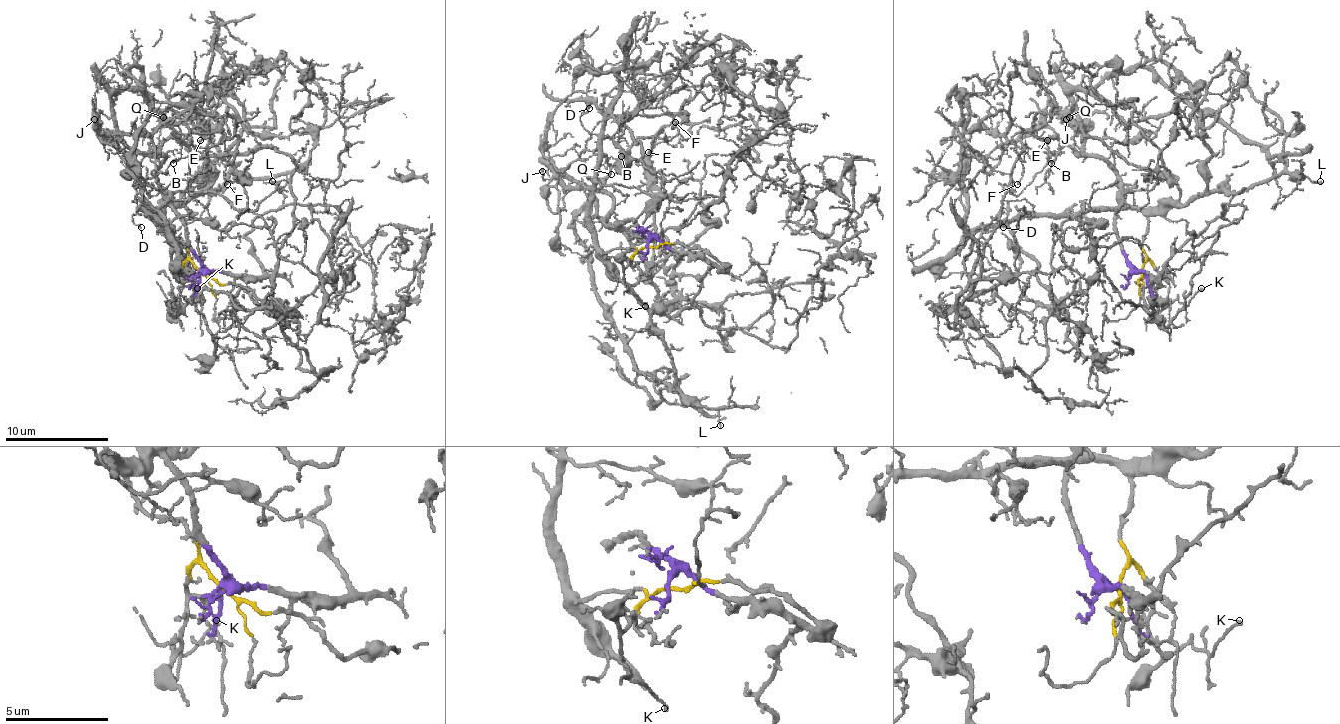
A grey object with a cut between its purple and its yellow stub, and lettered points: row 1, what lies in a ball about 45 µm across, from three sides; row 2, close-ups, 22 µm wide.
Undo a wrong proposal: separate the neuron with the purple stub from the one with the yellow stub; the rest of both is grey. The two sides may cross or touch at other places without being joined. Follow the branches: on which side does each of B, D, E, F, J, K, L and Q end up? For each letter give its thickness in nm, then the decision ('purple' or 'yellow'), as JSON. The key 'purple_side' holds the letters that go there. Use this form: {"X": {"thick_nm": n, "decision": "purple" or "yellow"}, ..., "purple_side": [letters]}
{"B": {"thick_nm": 100, "decision": "purple"}, "D": {"thick_nm": 120, "decision": "yellow"}, "E": {"thick_nm": 100, "decision": "purple"}, "F": {"thick_nm": 100, "decision": "purple"}, "J": {"thick_nm": 100, "decision": "purple"}, "K": {"thick_nm": 140, "decision": "yellow"}, "L": {"thick_nm": 160, "decision": "yellow"}, "Q": {"thick_nm": 100, "decision": "purple"}, "purple_side": ["B", "E", "F", "J", "Q"]}

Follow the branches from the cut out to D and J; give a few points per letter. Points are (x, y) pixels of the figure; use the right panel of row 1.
D: (1140, 272), (1145, 261), (1143, 236), (1148, 223), (1138, 210), (1091, 207), (1078, 213), (1022, 215), (1004, 228)
J: (1140, 272), (1130, 261), (1114, 228), (1117, 174), (1084, 151), (1076, 89), (1063, 112), (1066, 120)

